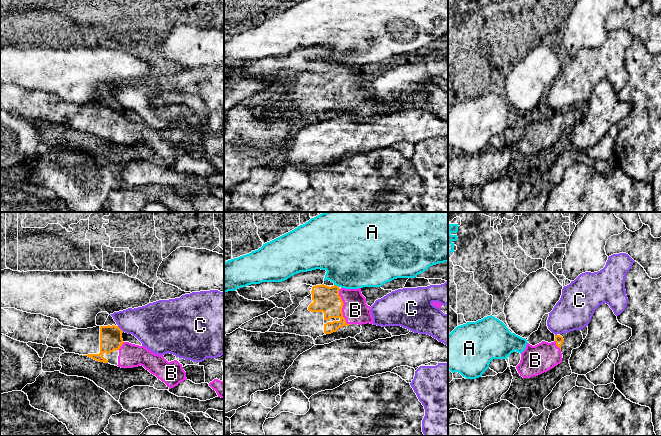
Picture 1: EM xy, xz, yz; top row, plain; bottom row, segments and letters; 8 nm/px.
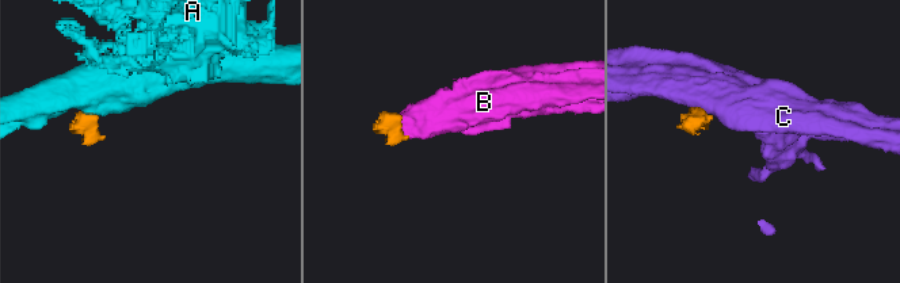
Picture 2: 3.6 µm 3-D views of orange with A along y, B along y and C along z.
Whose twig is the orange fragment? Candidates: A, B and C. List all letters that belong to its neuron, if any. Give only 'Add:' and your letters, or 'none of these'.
Add: B

